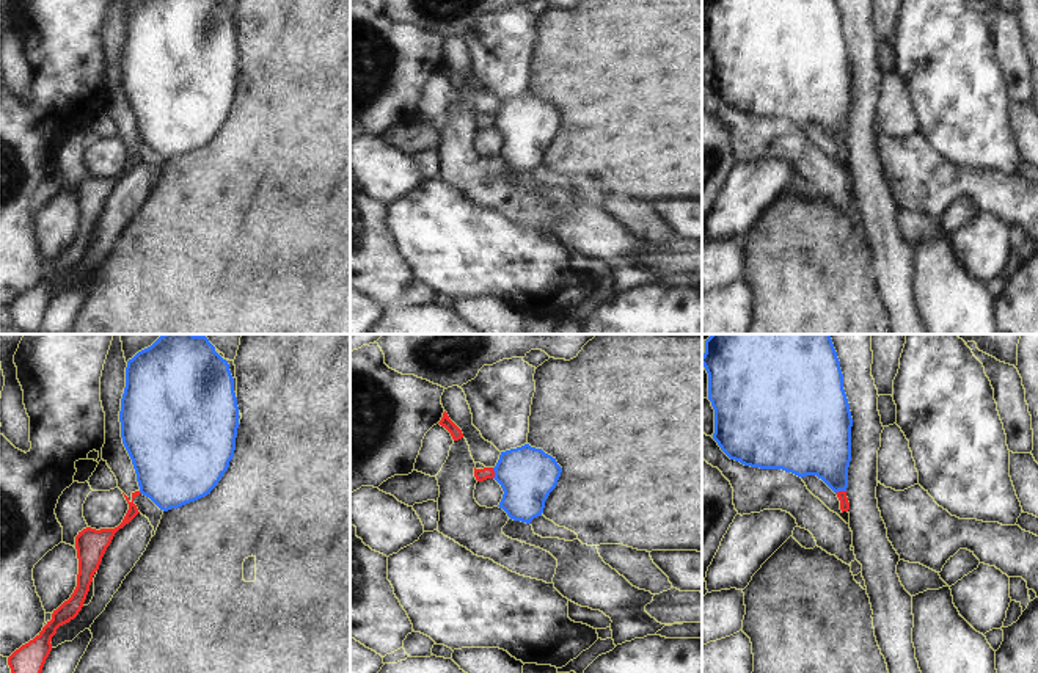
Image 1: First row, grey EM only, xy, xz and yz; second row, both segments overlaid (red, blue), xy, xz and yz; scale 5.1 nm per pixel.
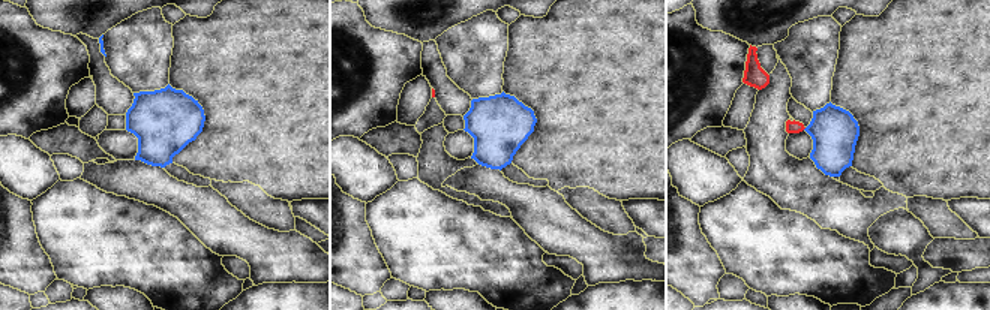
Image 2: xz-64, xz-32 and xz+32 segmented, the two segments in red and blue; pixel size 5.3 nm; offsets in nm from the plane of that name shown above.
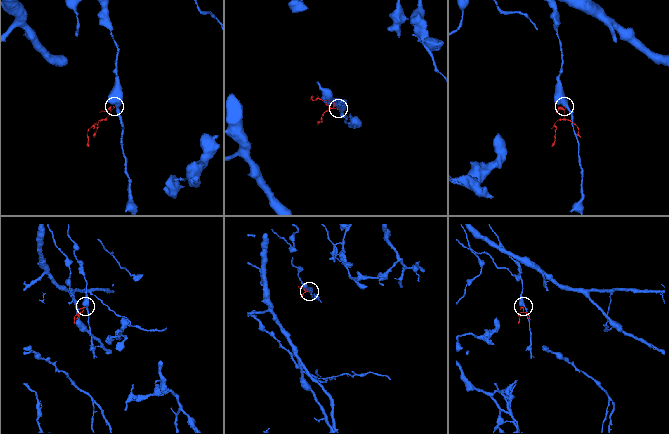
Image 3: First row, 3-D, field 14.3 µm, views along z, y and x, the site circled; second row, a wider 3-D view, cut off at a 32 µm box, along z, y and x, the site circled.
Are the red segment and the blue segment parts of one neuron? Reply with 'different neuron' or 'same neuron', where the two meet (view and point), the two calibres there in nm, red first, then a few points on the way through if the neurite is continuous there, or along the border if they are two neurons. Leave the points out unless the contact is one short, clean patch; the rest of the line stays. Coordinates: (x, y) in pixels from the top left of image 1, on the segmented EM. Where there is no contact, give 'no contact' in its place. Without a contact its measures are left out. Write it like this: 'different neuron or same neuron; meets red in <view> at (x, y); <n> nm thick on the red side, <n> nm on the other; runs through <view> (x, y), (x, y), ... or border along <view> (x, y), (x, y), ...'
different neuron; meets red in xz at (493, 472); 60 nm thick on the red side, 280 nm on the other; border along xz (492, 468), (493, 477)

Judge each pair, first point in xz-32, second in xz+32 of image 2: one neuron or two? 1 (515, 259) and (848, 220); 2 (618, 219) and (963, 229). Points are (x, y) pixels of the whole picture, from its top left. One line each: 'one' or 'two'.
1: two
2: one

